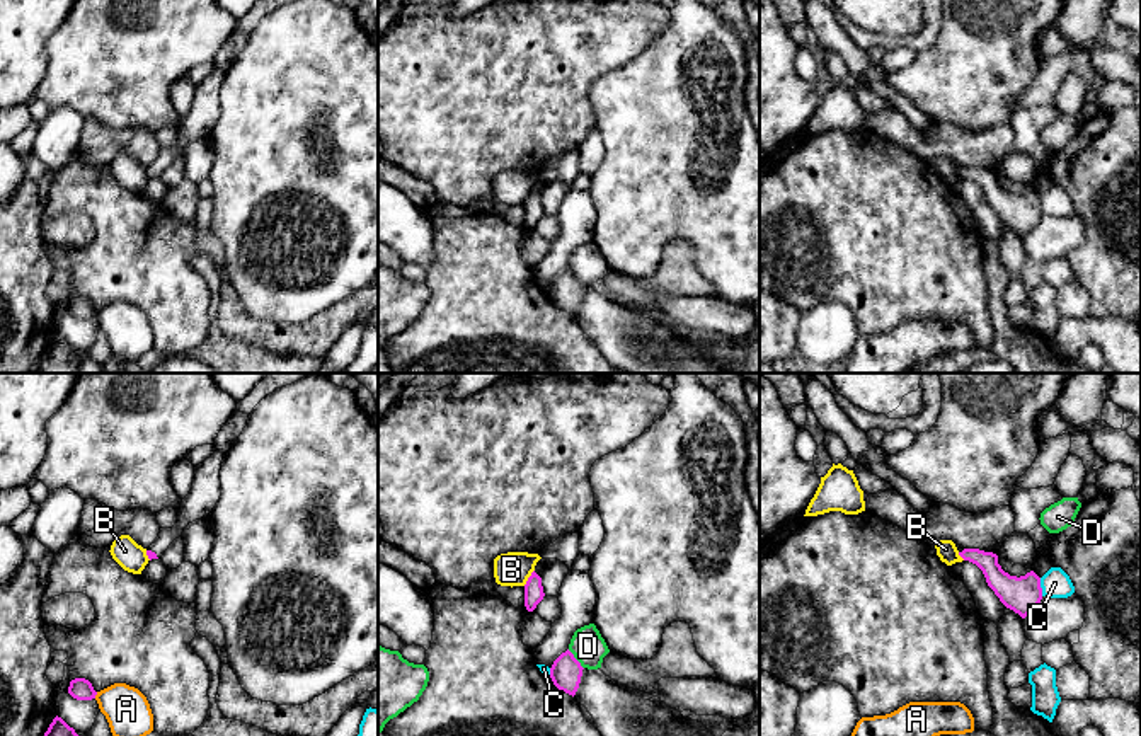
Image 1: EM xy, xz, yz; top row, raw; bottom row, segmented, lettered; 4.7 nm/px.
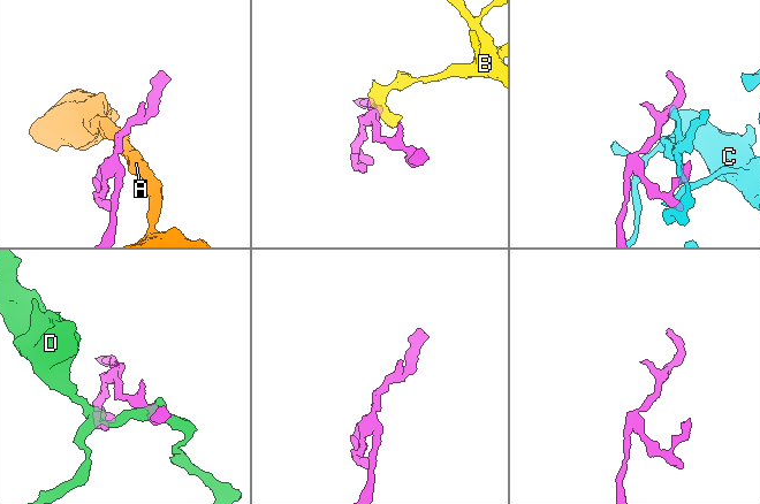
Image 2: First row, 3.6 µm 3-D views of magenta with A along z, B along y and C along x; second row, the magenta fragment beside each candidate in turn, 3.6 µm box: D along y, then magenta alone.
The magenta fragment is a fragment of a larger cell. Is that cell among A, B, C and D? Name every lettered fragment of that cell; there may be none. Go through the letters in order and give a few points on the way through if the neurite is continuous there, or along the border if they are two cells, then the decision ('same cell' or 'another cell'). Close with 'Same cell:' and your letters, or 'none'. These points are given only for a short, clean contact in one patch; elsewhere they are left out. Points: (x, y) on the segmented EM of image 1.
A: border along xy (97, 692), (94, 697); another cell
B: border along xz (533, 569), (523, 585); another cell
C: border along yz (1039, 578), (1043, 595); another cell
D: another cell
Same cell: none

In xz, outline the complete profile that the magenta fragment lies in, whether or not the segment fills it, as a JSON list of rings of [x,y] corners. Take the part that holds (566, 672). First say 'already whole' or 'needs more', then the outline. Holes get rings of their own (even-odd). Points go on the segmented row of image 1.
already whole; [[[567,649],[553,661],[550,678],[559,690],[574,697],[581,683],[582,670],[581,663]]]

